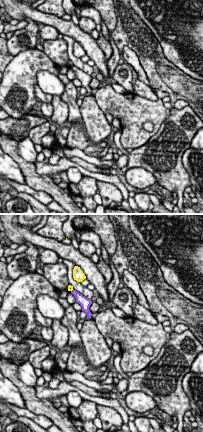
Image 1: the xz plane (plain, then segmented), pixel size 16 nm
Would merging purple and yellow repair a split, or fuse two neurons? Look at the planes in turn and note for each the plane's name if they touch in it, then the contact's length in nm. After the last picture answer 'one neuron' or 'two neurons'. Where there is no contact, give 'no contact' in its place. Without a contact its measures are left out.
meets purple in xz; contact 60 nm long

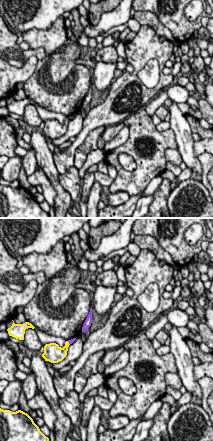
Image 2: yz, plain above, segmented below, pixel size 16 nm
meets purple in yz; contact 70 nm long

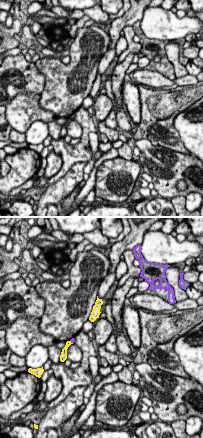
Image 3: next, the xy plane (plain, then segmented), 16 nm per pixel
meets purple in xy; contact 70 nm long

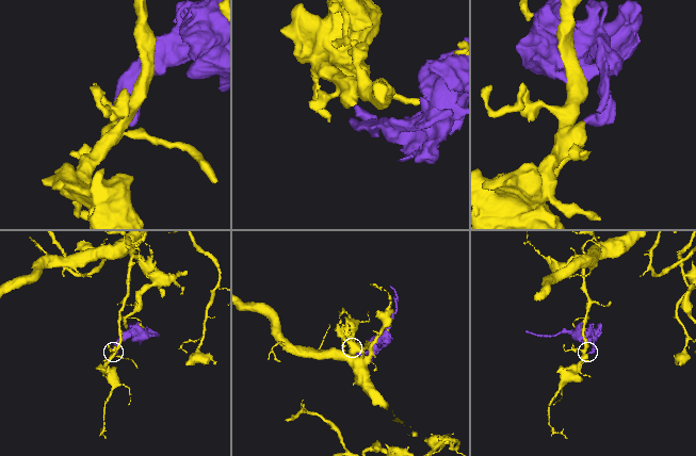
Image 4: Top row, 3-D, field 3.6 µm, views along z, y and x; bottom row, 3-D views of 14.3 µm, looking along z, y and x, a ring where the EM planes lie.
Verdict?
two neurons

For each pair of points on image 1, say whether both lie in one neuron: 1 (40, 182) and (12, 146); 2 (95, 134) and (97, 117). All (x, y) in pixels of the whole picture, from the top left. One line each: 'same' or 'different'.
1: same
2: same

